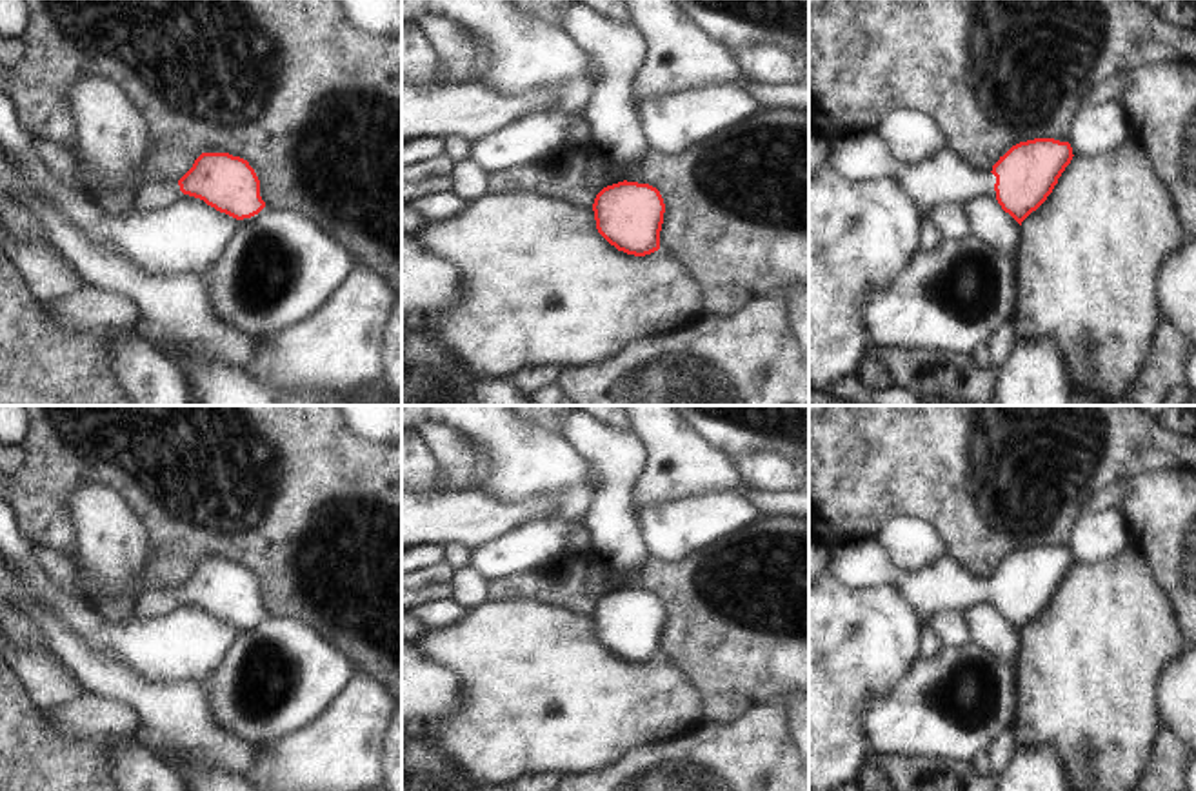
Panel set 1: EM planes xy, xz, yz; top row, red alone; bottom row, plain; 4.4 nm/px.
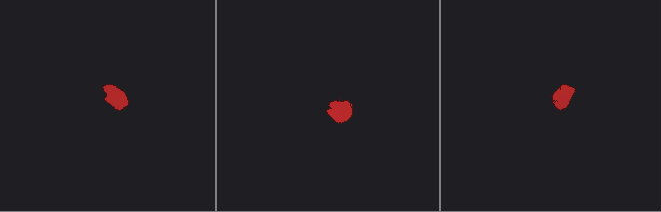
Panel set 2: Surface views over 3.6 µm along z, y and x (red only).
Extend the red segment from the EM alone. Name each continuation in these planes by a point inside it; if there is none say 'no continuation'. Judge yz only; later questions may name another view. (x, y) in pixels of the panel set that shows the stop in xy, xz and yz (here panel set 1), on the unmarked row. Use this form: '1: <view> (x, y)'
1: yz (860, 562)

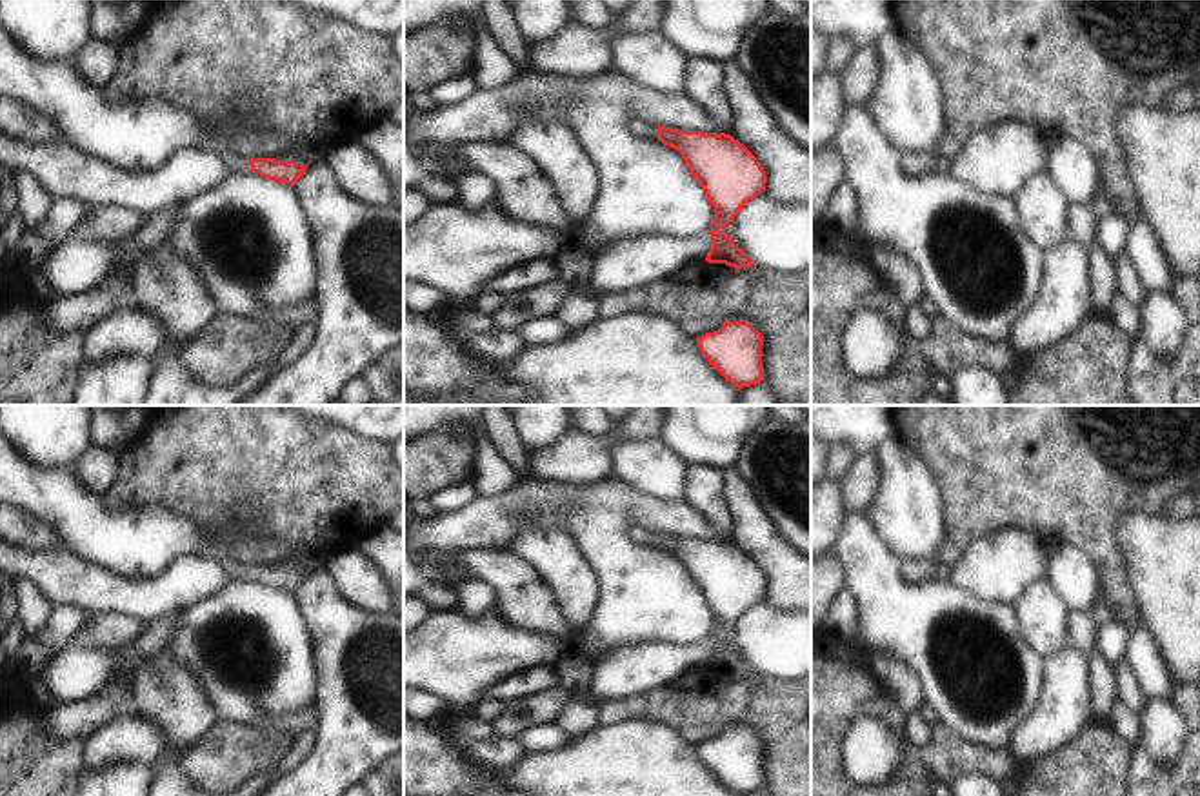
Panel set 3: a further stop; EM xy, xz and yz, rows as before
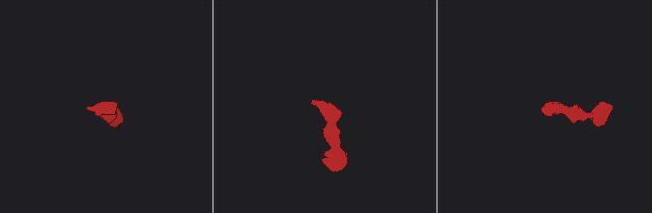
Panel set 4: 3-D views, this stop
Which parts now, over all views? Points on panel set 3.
1: xy (139, 542)

